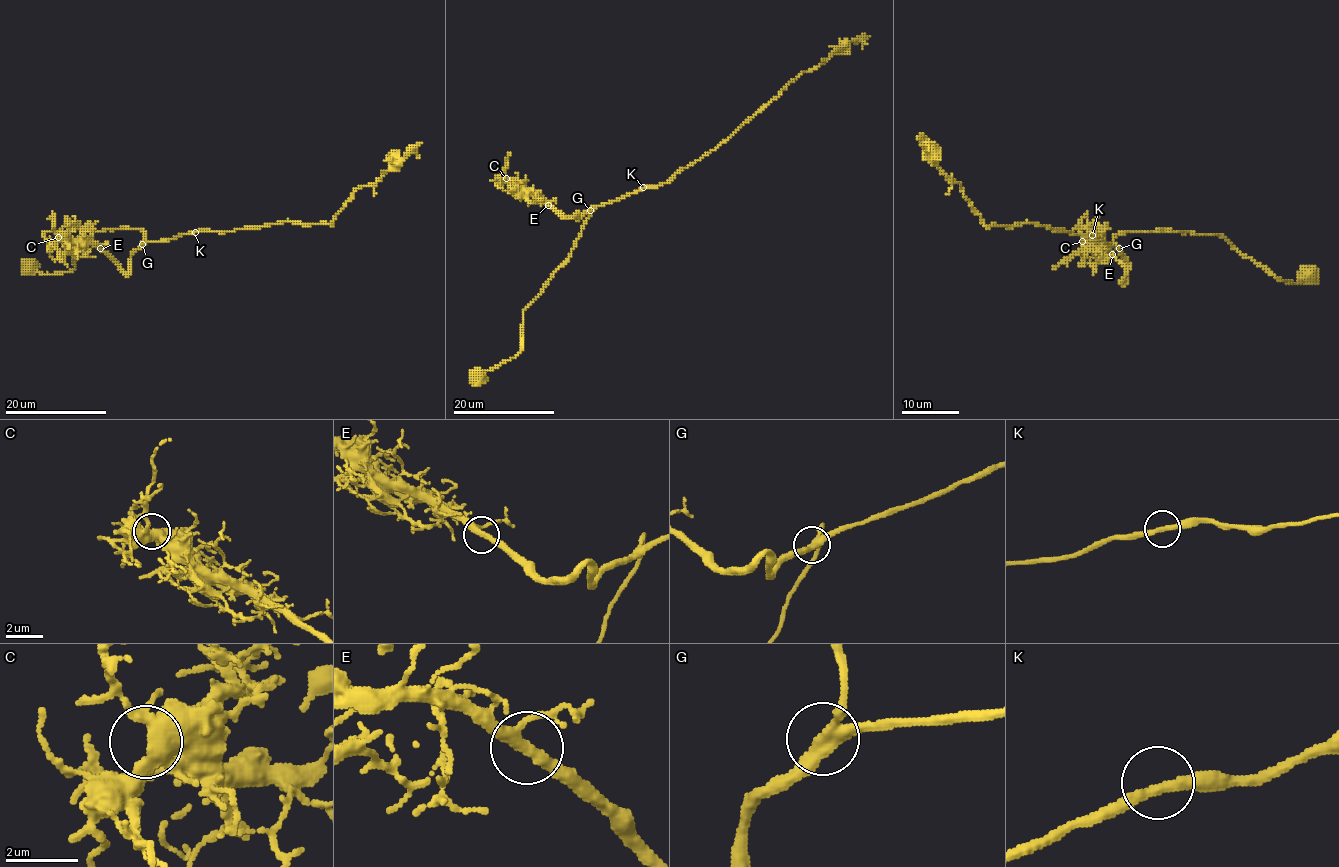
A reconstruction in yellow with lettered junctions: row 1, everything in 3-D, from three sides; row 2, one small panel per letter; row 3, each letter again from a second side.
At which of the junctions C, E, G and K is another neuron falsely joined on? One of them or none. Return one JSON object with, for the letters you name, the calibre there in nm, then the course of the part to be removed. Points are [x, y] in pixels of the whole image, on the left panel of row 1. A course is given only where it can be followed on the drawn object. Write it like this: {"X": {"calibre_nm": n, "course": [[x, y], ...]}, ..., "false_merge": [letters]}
{"false_merge": []}

